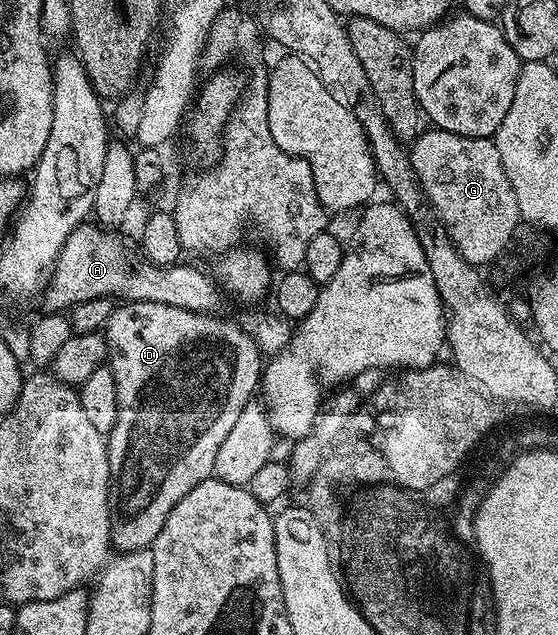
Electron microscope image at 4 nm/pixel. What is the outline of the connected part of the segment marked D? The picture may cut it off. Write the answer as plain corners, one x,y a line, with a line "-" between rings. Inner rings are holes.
124,302
113,309
112,315
108,318
108,325
102,333
108,342
108,361
106,365
114,372
114,388
118,392
118,420
114,428
107,434
109,454
109,476
111,478
111,545
117,551
127,552
130,550
147,550
152,541
162,532
162,524
166,524
166,516
174,512
174,504
190,492
190,488
198,488
206,479
213,477
214,460
218,456
218,448
222,448
226,441
226,435
238,416
242,416
242,408
253,401
255,392
262,382
262,355
260,347
252,338
251,333
243,325
235,326
232,322
223,322
216,318
215,313
195,314
193,310
178,308
170,304
158,304
157,302

